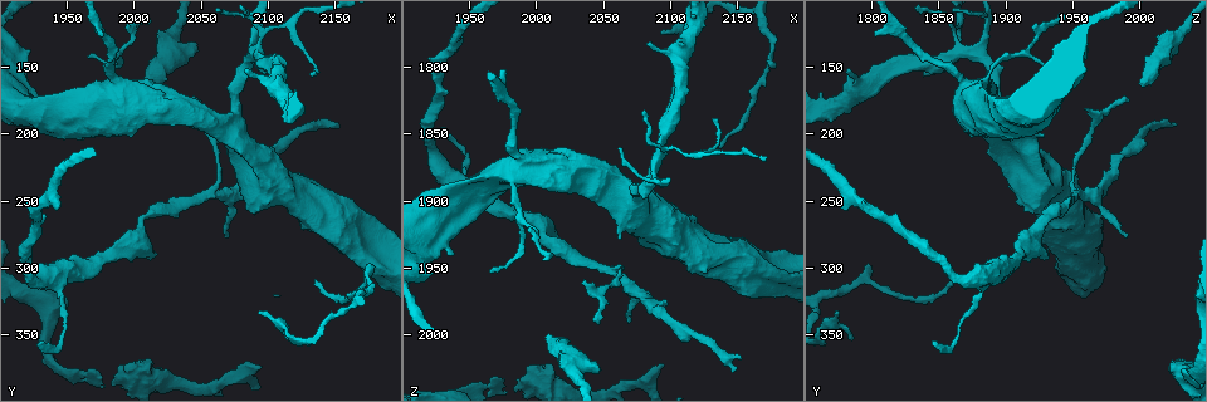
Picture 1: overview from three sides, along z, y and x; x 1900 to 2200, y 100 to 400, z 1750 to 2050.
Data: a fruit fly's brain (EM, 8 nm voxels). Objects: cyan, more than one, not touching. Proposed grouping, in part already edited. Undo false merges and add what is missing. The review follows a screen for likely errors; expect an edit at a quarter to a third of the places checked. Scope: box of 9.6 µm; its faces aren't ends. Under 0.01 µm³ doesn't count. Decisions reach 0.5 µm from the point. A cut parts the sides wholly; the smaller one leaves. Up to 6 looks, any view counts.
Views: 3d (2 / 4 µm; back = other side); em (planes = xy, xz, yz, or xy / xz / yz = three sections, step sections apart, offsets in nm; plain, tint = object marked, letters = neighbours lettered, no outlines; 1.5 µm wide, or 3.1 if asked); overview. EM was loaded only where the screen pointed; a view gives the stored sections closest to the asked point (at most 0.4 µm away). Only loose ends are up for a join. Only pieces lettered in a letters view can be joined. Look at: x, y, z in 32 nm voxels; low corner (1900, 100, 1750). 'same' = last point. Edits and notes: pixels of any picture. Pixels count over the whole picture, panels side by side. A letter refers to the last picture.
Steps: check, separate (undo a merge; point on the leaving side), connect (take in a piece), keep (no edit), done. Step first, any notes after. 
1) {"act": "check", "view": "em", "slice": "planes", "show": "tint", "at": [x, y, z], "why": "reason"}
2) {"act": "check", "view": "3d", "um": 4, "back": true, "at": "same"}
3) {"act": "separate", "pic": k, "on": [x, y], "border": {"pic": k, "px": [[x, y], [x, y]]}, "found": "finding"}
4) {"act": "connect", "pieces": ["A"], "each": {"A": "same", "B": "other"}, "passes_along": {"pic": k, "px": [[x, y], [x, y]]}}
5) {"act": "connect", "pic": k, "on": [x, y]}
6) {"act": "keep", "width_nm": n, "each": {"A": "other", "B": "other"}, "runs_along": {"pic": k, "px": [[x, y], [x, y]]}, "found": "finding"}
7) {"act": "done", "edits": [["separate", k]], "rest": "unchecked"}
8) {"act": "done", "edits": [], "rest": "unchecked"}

{"act": "check", "view": "3d", "um": 4, "at": [2174, 296, 1800], "why": "branch stops here"}

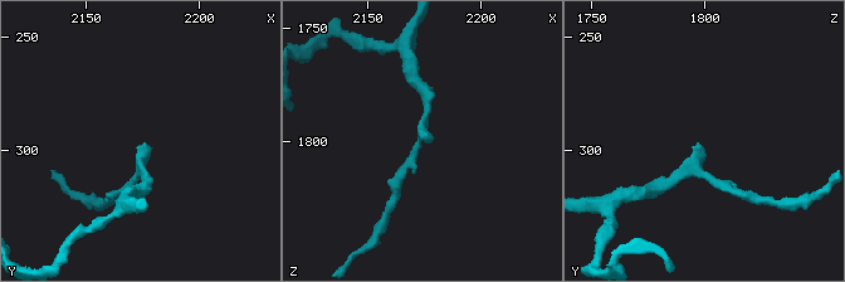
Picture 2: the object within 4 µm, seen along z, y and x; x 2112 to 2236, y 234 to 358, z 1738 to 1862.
{"act": "check", "view": "em", "slice": "xz", "step": 4, "show": "letters", "at": [2173, 298, 1799]}

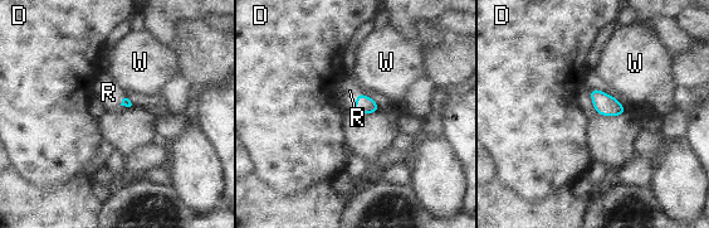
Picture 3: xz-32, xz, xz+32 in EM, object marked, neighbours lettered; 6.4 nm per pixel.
{"act": "connect", "pieces": ["R"], "longest_contact_nm": ["R", 110], "each": {"D": "other", "R": "same", "W": "other"}, "passes_along": {"pic": 3, "px": [[366, 105], [357, 100], [350, 91]]}, "found": "the neuron continues"}

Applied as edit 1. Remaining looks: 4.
{"act": "check", "view": "3d", "um": 4, "at": [2096, 376, 2024], "why": "free end"}

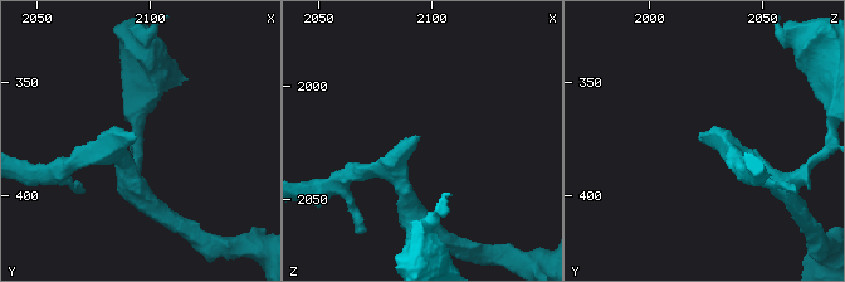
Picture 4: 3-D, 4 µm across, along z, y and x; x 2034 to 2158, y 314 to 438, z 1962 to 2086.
{"act": "check", "view": "em", "slice": "xy", "step": 4, "show": "tint", "at": [2094, 375, 2022], "why": "shape alone is not enough"}

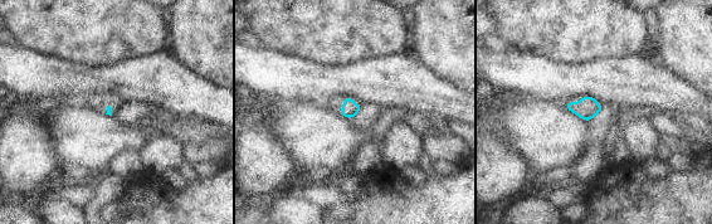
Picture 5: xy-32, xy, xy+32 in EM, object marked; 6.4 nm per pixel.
{"act": "check", "view": "em", "slice": "planes", "show": "letters", "at": "same"}

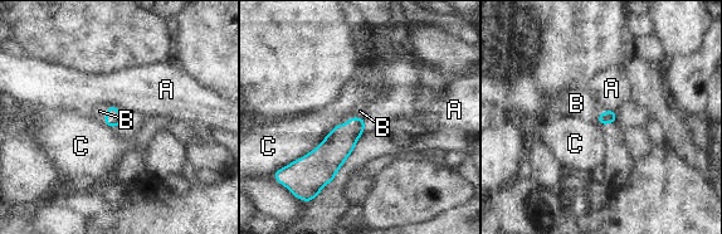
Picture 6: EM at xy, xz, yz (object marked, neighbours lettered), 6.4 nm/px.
{"act": "connect", "pieces": ["B"], "longest_contact_nm": ["C", 440], "each": {"A": "other", "B": "same", "C": "other"}, "found": "the neuron continues"}

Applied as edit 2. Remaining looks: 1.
{"act": "done", "edits": [["connect", 3], ["connect", 6]], "rest": "unchecked"}

